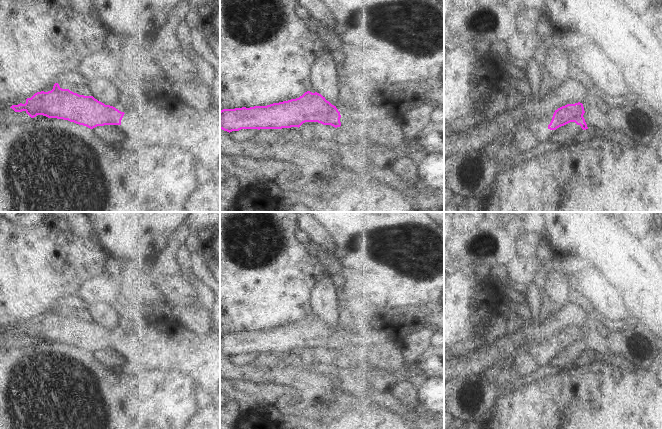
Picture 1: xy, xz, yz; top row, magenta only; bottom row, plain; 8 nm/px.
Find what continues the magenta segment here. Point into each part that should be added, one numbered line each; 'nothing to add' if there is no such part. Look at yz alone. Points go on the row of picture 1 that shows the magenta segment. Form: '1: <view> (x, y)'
nothing to add

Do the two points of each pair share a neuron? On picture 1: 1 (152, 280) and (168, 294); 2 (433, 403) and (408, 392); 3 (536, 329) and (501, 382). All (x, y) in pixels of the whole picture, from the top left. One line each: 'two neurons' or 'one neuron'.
1: two neurons
2: two neurons
3: two neurons

